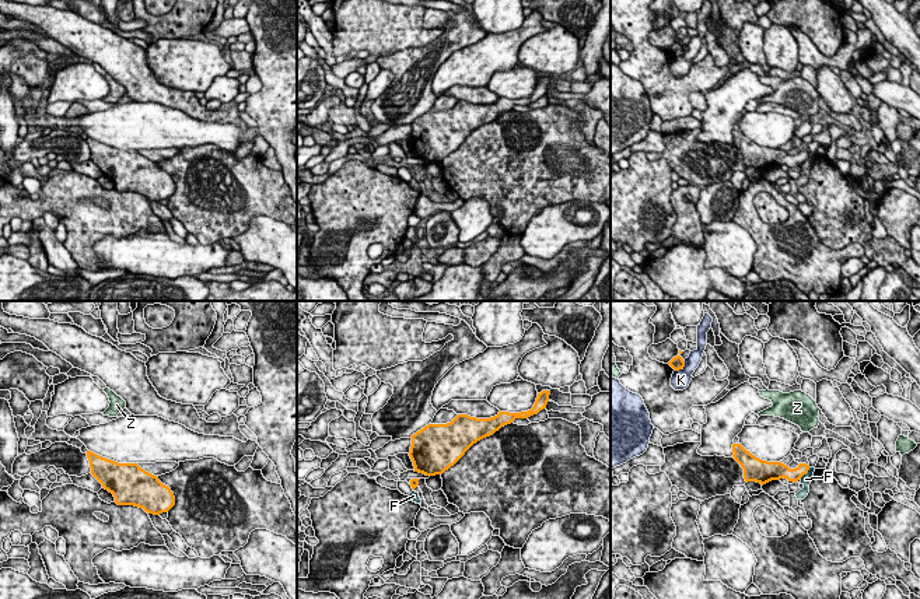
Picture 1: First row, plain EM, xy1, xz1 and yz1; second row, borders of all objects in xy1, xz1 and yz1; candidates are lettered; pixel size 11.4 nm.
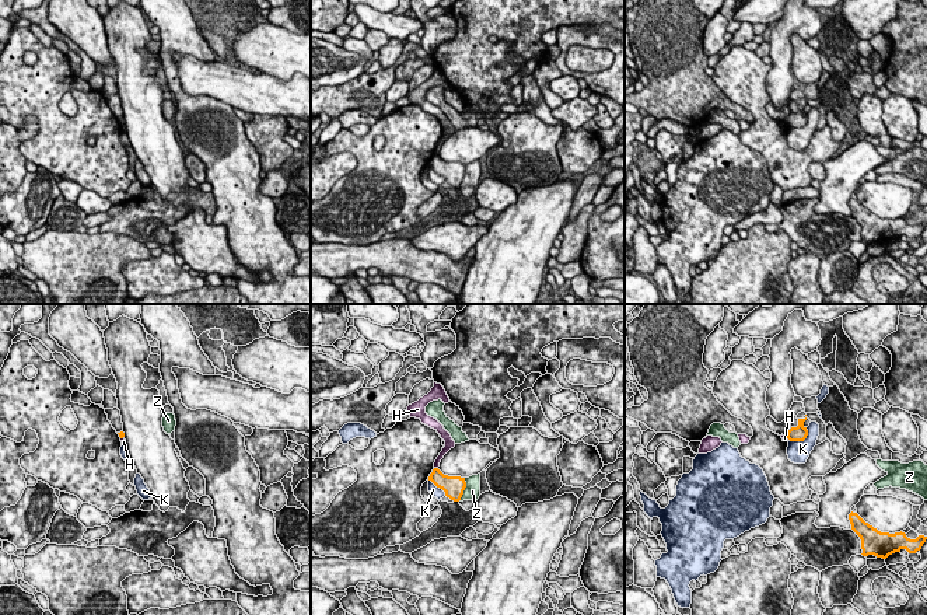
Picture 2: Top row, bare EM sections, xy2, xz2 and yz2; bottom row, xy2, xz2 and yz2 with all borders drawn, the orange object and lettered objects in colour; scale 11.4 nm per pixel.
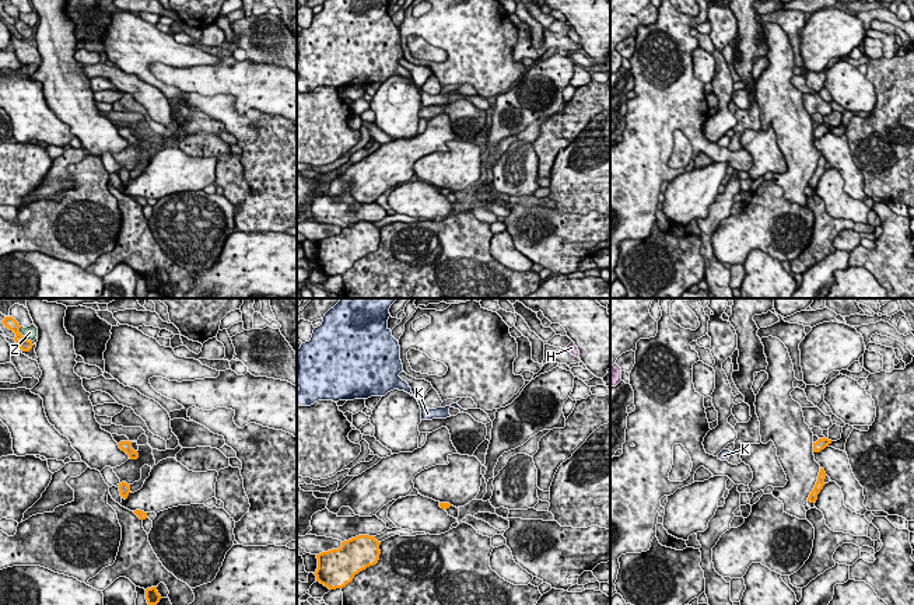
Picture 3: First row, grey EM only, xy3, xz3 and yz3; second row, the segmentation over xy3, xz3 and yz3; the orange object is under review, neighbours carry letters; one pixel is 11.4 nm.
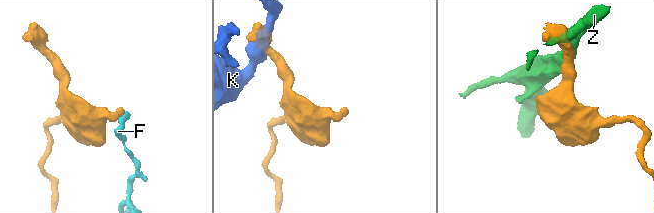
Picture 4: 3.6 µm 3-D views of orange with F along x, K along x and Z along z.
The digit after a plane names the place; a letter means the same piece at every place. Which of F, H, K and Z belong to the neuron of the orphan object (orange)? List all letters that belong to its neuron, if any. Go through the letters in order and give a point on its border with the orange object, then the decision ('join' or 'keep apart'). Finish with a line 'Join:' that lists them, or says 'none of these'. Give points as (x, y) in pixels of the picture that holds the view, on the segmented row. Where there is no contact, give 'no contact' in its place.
F: contact yz1 (805, 473); keep apart
H: contact xz2 (436, 468); keep apart
K: contact yz2 (803, 440); keep apart
Z: contact xz2 (464, 489); keep apart
Join: none of these

